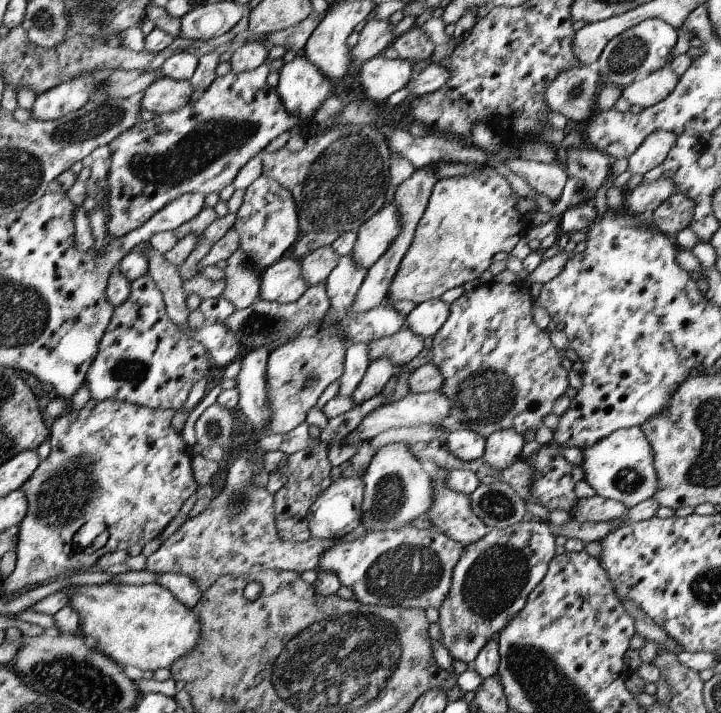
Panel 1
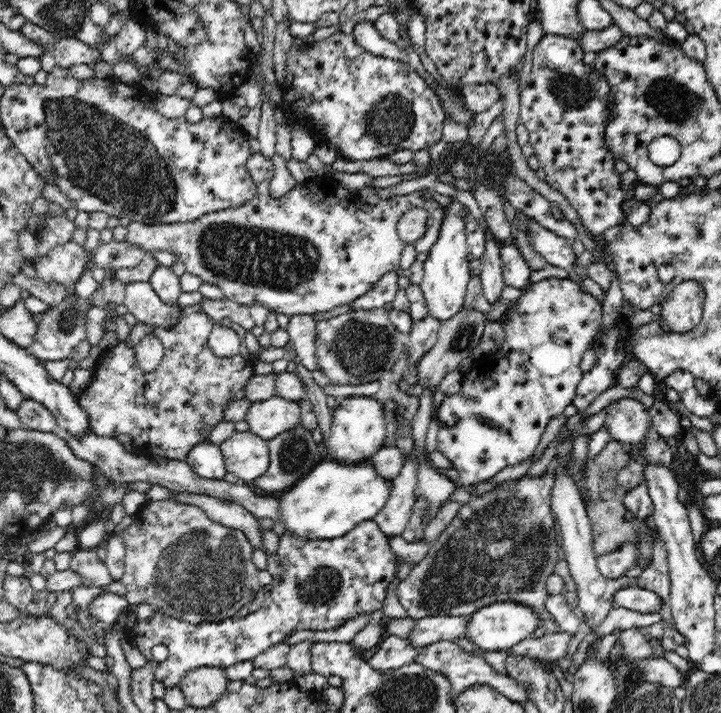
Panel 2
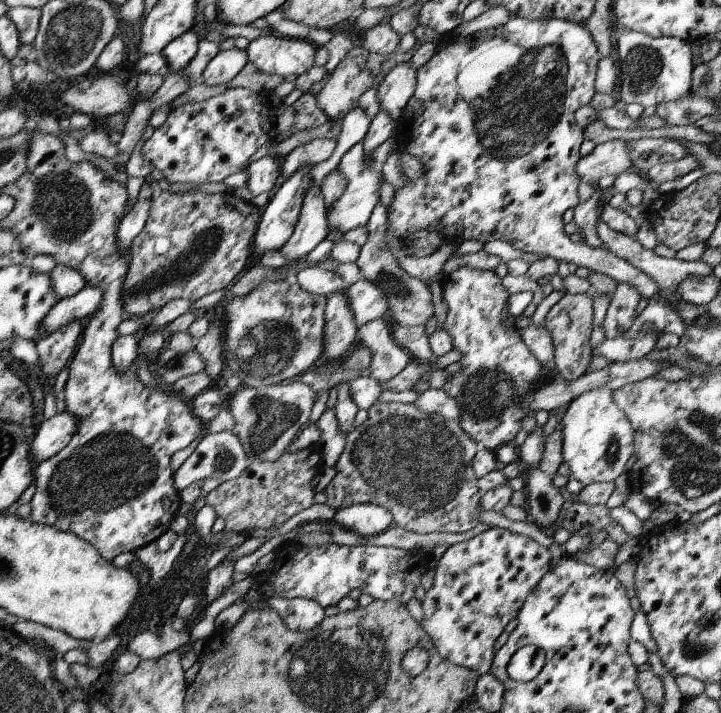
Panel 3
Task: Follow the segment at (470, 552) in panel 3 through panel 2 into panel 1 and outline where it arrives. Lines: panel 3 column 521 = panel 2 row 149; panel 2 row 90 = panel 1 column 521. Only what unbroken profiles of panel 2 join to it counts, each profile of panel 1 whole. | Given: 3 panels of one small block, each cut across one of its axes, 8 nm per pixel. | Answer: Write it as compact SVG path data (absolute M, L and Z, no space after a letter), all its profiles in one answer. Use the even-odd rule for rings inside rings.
M533 518L531 522L517 522L505 530L489 530L481 540L463 548L453 568L453 576L451 576L453 580L447 592L449 596L441 602L437 610L441 640L453 660L461 660L471 666L471 662L477 658L481 648L489 642L489 638L493 634L499 634L509 624L509 620L523 610L529 592L543 580L551 558L555 558L553 542L555 536L551 534L551 526L547 522L541 522L539 518Z

